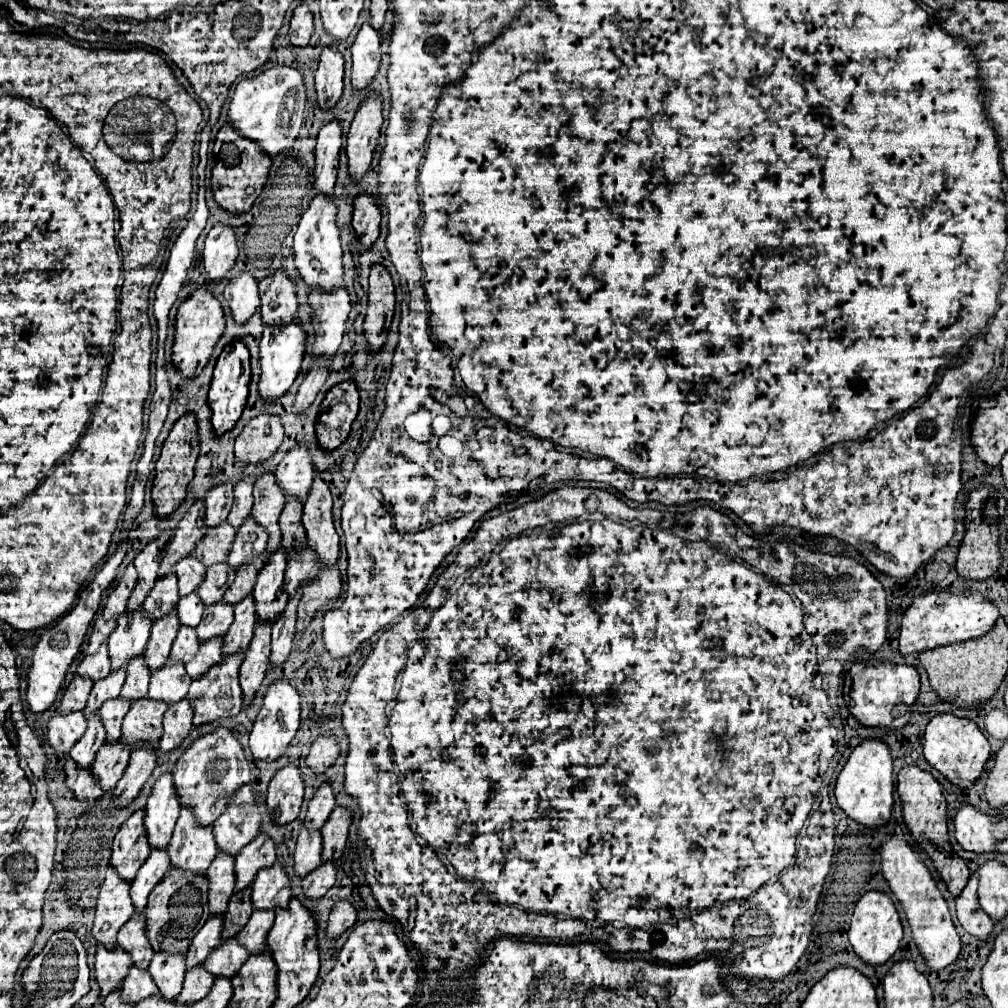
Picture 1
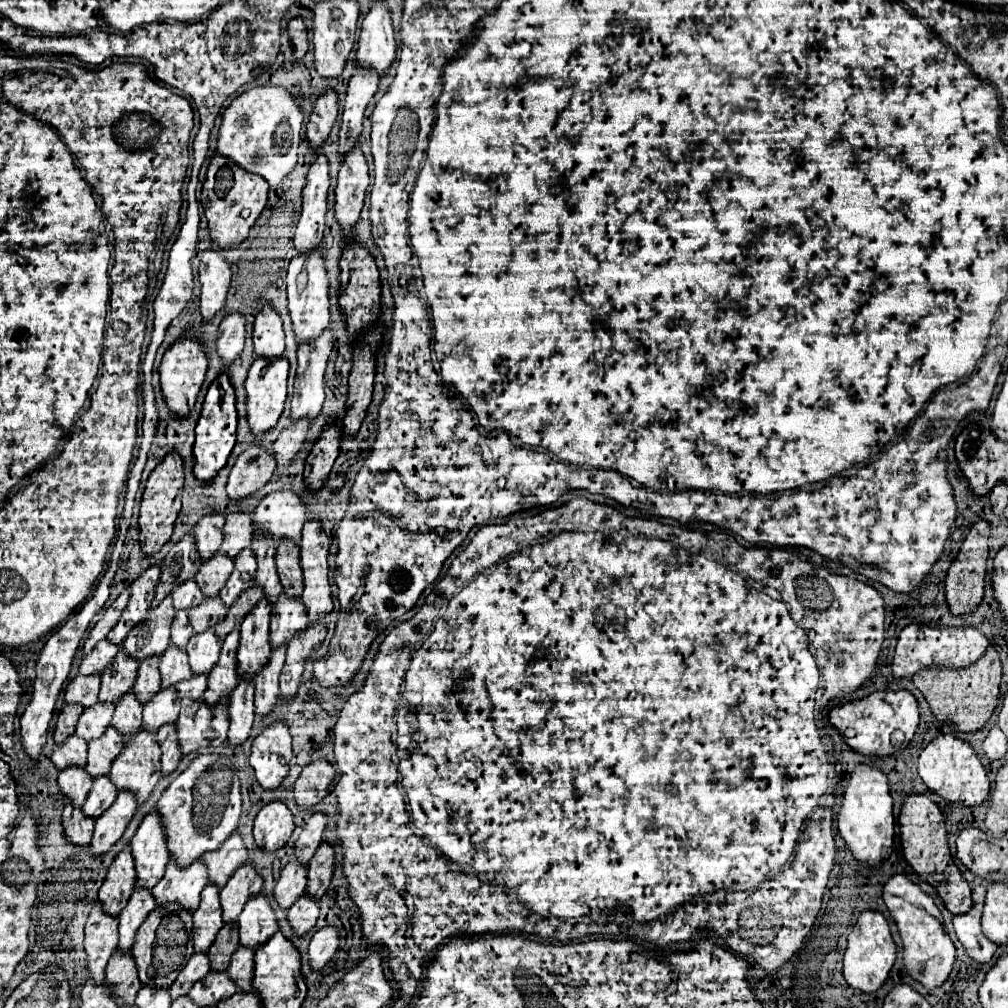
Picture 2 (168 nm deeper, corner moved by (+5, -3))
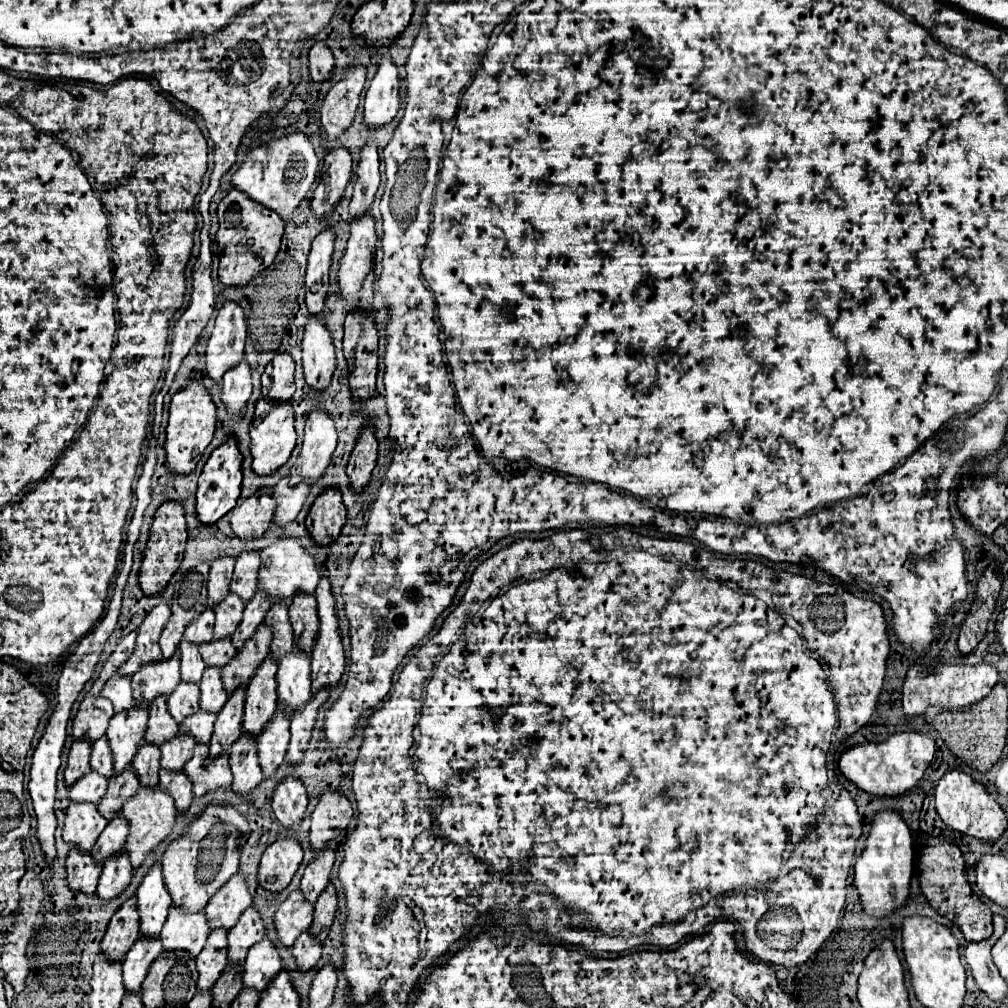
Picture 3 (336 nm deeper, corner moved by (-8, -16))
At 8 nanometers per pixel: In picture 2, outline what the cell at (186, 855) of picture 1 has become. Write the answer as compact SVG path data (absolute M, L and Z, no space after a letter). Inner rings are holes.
M172 857L166 865L164 877L152 887L156 903L178 901L180 905L190 907L192 911L200 903L200 891L208 883L208 867L202 859L196 859L188 867L180 867Z

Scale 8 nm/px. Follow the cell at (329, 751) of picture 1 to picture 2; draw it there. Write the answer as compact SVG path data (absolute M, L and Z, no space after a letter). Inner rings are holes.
M328 759L312 761L302 769L300 777L292 787L296 803L302 807L316 805L328 795L328 787L332 779L334 779L334 767L328 763Z

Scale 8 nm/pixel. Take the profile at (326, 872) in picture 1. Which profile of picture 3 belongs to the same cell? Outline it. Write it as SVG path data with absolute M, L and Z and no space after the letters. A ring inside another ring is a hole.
M305 932L303 936L299 936L291 952L295 958L297 970L307 972L307 970L313 970L317 960L321 958L321 944L315 944L315 940L311 940L311 934Z

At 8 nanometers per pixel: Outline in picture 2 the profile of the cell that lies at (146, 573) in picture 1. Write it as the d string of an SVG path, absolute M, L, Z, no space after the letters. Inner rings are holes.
M160 565L148 567L134 583L130 585L130 601L126 605L126 611L122 611L120 621L114 625L114 629L108 633L108 639L116 645L120 645L128 631L138 625L142 619L146 619L146 611L150 609L150 603L154 599L154 587L160 577Z

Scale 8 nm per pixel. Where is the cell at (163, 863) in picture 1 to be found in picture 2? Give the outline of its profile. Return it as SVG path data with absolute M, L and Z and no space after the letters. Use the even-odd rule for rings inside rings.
M136 887L132 891L132 897L128 899L128 905L120 913L120 949L130 949L134 943L134 935L138 927L142 925L142 919L156 907L156 899L150 889Z

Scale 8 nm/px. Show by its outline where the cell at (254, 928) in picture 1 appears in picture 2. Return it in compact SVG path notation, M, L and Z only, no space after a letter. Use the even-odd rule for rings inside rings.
M238 947L236 953L230 959L230 975L234 975L234 979L238 979L238 989L250 989L252 979L254 979L254 951L250 947Z

